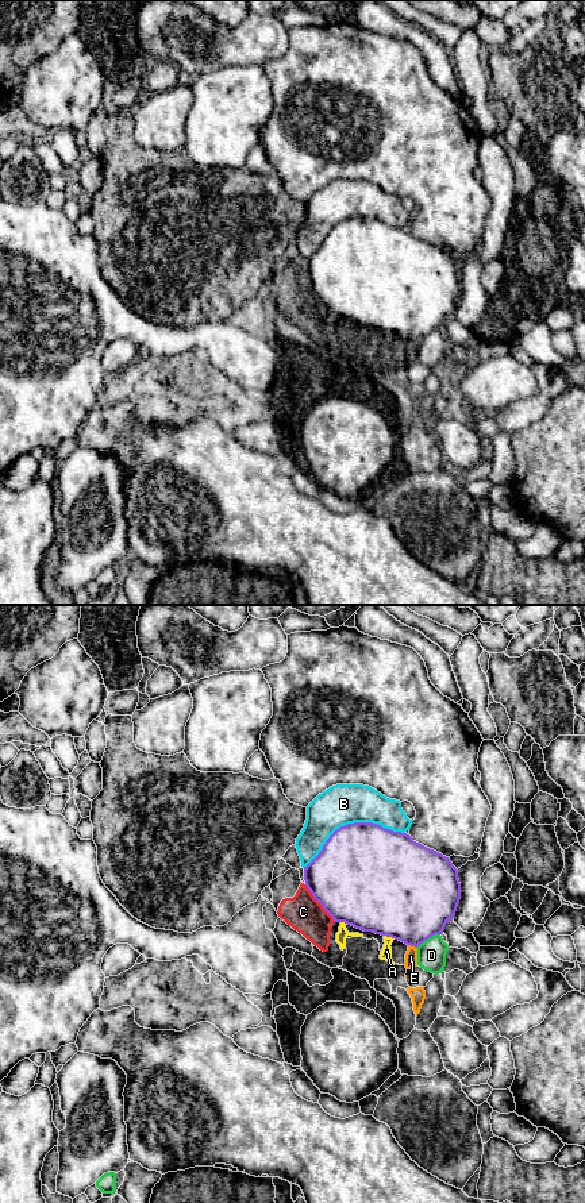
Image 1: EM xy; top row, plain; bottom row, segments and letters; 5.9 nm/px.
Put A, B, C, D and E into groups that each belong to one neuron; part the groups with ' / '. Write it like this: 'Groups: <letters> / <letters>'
Groups: A C E / B / D

